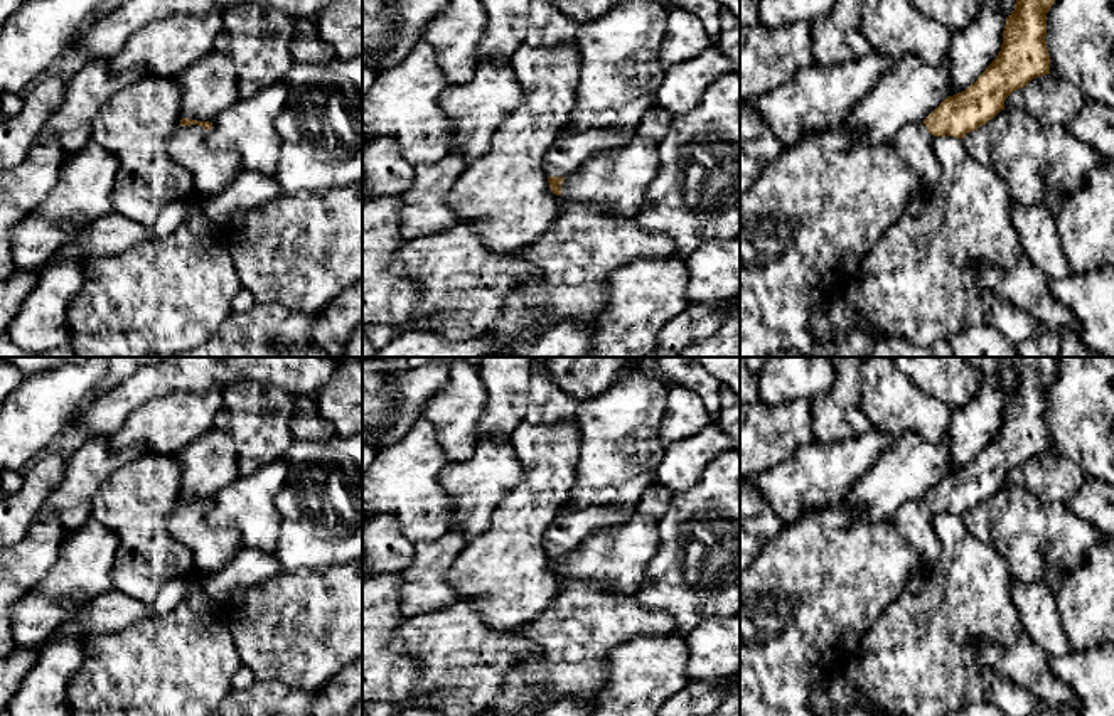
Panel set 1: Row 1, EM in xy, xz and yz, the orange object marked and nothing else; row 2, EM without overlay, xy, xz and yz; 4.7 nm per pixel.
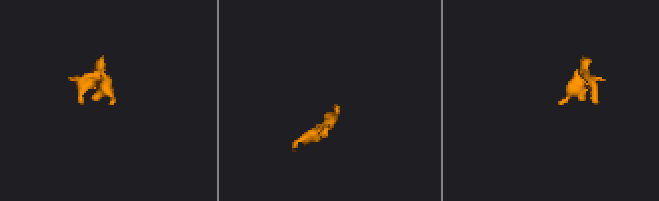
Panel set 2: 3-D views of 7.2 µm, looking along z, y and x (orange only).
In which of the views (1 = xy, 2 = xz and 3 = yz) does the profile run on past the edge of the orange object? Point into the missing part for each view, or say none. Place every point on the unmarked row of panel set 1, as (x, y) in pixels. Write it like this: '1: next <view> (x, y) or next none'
1: next xy (213, 546)
2: next xz (567, 533)
3: next yz (914, 521)

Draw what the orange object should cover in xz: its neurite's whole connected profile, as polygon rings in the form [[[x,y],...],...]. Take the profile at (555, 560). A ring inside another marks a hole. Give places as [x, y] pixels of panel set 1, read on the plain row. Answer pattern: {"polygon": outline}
{"polygon": [[[586,507],[583,510],[561,514],[549,526],[544,548],[553,571],[561,573],[566,553],[580,548],[588,537],[608,527],[624,526],[635,509]]]}

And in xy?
{"polygon": [[[182,495],[179,505],[167,516],[170,536],[192,553],[195,573],[204,576],[224,569],[243,548],[236,527],[207,522],[211,504],[209,499]]]}

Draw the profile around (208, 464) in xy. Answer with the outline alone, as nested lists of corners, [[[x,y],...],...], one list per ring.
[[[216,428],[184,446],[175,460],[180,465],[182,495],[212,500],[241,477],[236,443]]]

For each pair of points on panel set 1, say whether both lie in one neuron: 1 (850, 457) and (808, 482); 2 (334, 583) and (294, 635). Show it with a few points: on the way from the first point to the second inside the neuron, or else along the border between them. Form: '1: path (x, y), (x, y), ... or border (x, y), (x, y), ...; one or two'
1: path (840, 464), (818, 475); one
2: path (332, 597), (307, 622); one

